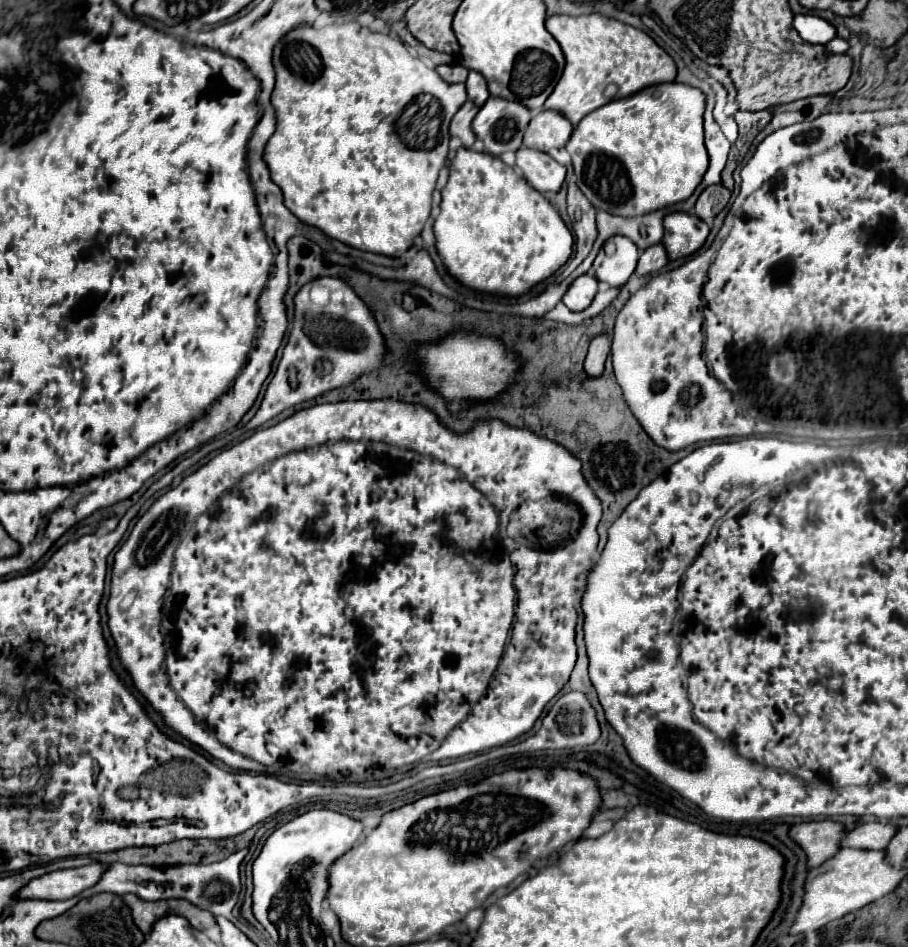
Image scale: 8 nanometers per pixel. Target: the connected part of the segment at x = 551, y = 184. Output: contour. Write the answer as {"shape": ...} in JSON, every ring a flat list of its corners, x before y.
{"shape":[[520,147,516,151,516,167,522,171,526,181,538,191,556,193,566,177,566,167,556,163,548,153]]}

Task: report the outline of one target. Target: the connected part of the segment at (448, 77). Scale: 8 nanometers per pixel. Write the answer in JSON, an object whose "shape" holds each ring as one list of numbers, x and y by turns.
{"shape":[[438,65,436,73,448,83,464,83,468,77,468,69,464,65]]}

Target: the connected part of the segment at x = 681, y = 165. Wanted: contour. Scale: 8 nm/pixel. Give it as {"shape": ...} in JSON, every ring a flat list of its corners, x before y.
{"shape":[[676,81,646,87,592,111,566,143,578,189,598,211,620,217,644,215,688,199,708,169,704,111,706,95]]}

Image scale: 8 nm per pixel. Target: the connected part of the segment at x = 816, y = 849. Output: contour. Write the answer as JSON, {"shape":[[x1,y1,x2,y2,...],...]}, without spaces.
{"shape":[[806,821,794,825,790,837,802,845,808,855,808,867,820,867,840,851,840,841,846,837,846,829,838,821]]}

